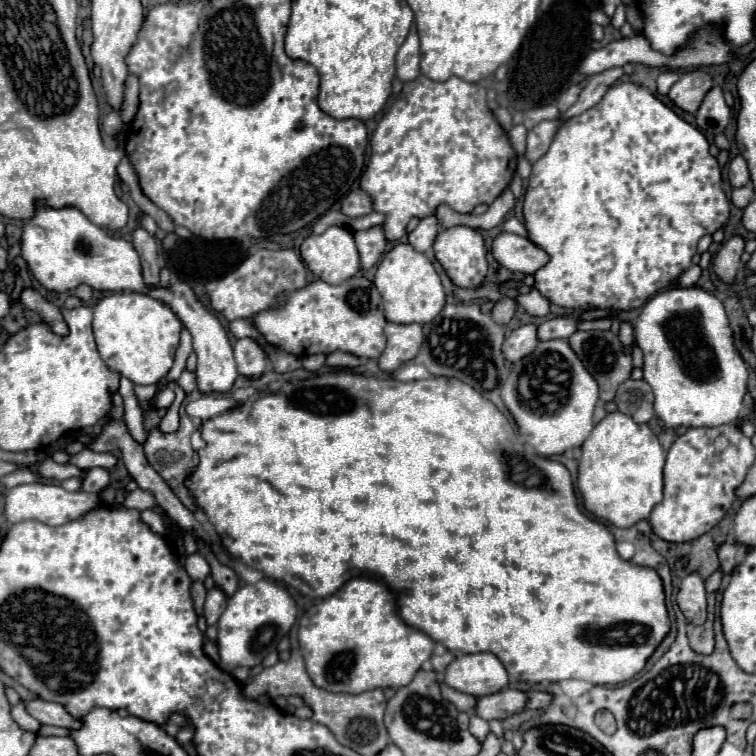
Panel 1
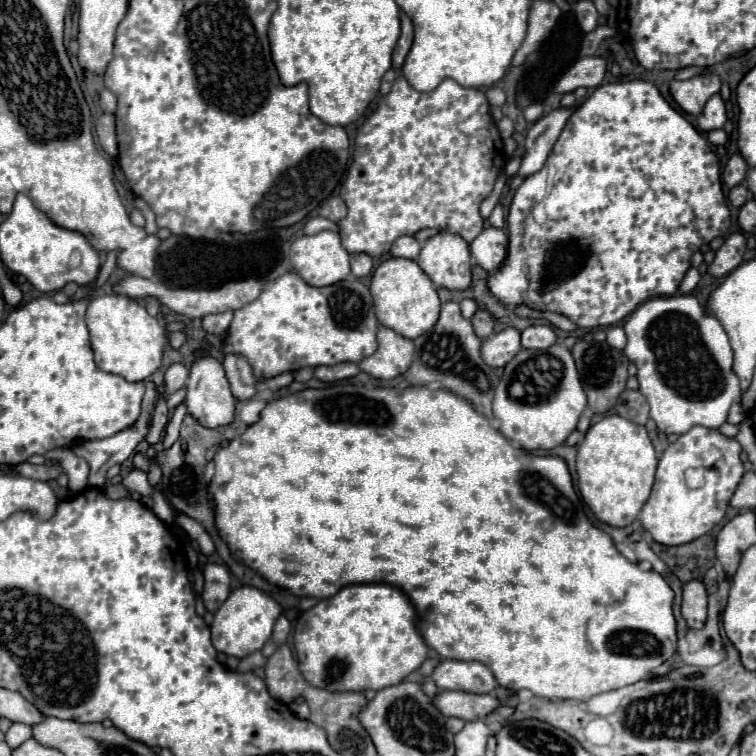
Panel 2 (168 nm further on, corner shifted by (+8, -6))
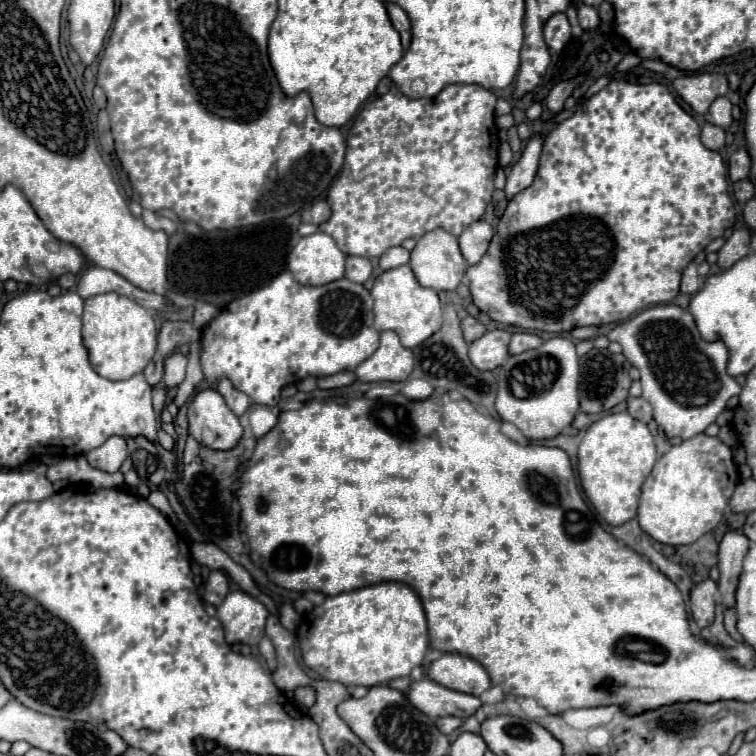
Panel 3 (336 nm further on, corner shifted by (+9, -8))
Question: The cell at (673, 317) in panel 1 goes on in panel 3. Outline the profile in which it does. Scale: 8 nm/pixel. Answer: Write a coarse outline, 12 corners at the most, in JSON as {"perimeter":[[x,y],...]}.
{"perimeter":[[651,306],[609,340],[669,438],[693,438],[741,386],[689,310]]}

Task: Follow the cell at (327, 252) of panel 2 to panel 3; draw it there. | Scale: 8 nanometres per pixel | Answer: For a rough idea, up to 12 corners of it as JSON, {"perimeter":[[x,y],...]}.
{"perimeter":[[325,232],[299,238],[287,268],[299,284],[345,276],[347,256]]}

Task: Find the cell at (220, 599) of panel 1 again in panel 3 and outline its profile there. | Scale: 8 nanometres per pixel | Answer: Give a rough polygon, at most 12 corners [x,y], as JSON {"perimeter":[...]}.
{"perimeter":[[221,570],[209,574],[203,600],[219,606],[229,592]]}

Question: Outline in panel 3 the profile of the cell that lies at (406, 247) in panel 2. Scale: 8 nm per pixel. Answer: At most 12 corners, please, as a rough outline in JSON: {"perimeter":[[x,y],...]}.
{"perimeter":[[393,246],[381,256],[381,270],[409,262],[409,250]]}

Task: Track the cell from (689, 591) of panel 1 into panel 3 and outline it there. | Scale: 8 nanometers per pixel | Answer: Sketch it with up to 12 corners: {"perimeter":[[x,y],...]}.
{"perimeter":[[711,578],[691,590],[689,606],[699,628],[715,618],[717,584]]}

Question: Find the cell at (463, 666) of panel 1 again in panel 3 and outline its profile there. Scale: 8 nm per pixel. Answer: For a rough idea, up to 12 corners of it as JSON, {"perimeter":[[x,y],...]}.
{"perimeter":[[443,654],[427,676],[445,688],[481,696],[491,688],[477,660]]}

